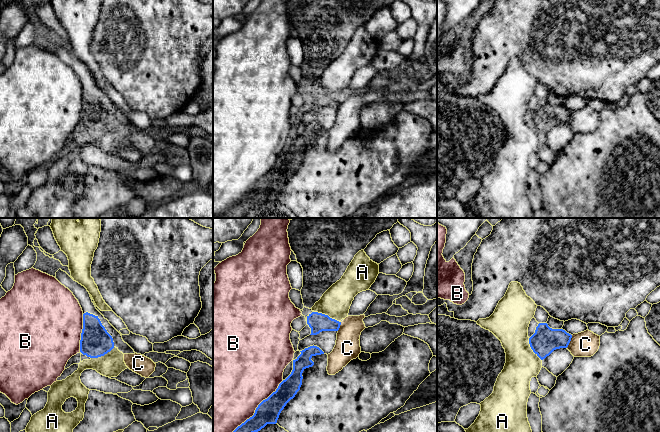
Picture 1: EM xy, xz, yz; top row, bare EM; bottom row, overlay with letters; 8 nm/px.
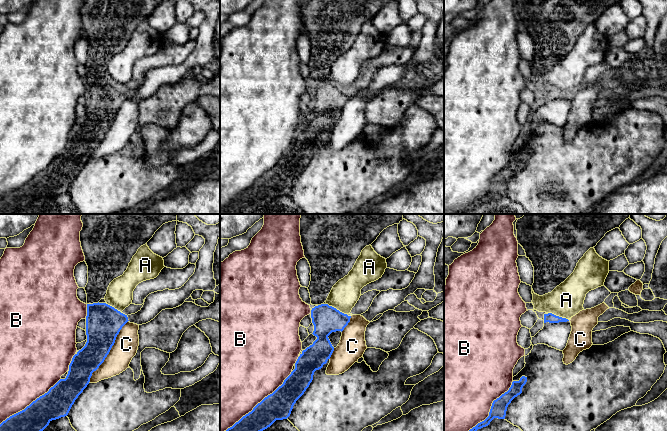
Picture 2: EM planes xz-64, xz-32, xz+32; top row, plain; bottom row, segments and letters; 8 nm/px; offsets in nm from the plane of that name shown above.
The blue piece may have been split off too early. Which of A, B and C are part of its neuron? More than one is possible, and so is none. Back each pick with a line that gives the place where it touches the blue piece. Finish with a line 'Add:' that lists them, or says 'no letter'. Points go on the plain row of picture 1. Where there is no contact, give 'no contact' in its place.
Add: no letter

